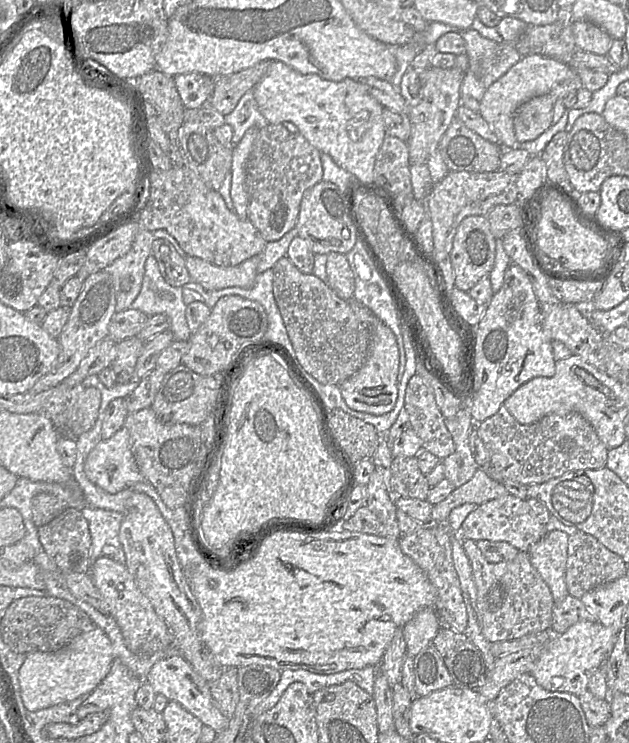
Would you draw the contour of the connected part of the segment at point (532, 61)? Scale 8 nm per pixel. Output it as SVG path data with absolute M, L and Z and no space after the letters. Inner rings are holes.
M542 55L524 56L486 90L479 101L479 113L490 125L504 149L518 147L514 131L514 116L518 108L530 99L546 95L558 83L573 77L576 71L568 64Z

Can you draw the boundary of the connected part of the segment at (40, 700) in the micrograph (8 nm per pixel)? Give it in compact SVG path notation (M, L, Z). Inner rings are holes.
M95 625L58 651L29 653L19 669L22 702L27 710L34 712L89 694L107 676L112 661L111 642L104 631Z

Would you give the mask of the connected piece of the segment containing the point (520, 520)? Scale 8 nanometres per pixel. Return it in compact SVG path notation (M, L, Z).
M511 494L478 505L468 514L460 528L460 536L464 540L504 541L522 552L529 552L530 548L546 534L546 526L538 520L527 500Z

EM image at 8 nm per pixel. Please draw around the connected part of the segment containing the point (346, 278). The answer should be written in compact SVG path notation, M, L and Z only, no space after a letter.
M332 252L327 254L327 284L343 300L350 300L354 292L354 276L346 255Z

